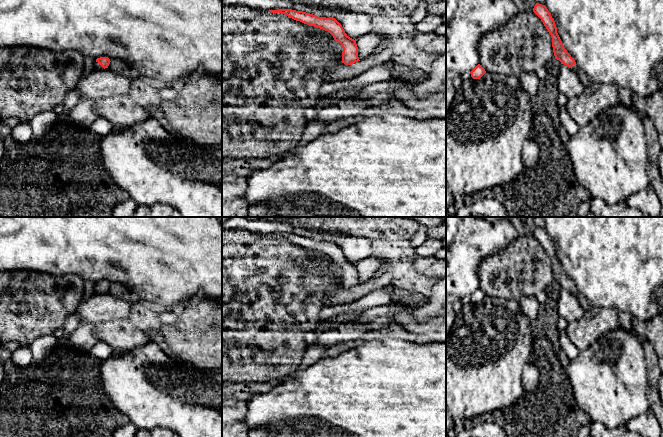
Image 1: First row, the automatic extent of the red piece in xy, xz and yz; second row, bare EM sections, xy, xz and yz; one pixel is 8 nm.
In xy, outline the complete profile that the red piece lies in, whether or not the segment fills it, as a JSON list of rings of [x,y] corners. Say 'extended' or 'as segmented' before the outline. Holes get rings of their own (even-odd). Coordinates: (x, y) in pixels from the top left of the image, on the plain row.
extended; [[[108,281],[97,282],[96,286],[94,287],[94,295],[103,294],[105,292],[108,292],[110,286],[111,285]]]

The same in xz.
as segmented; [[[292,233],[269,234],[269,236],[285,238],[296,245],[328,255],[334,264],[342,269],[342,287],[351,289],[360,285],[356,265],[345,257],[342,249],[335,242],[318,241],[310,237]]]

